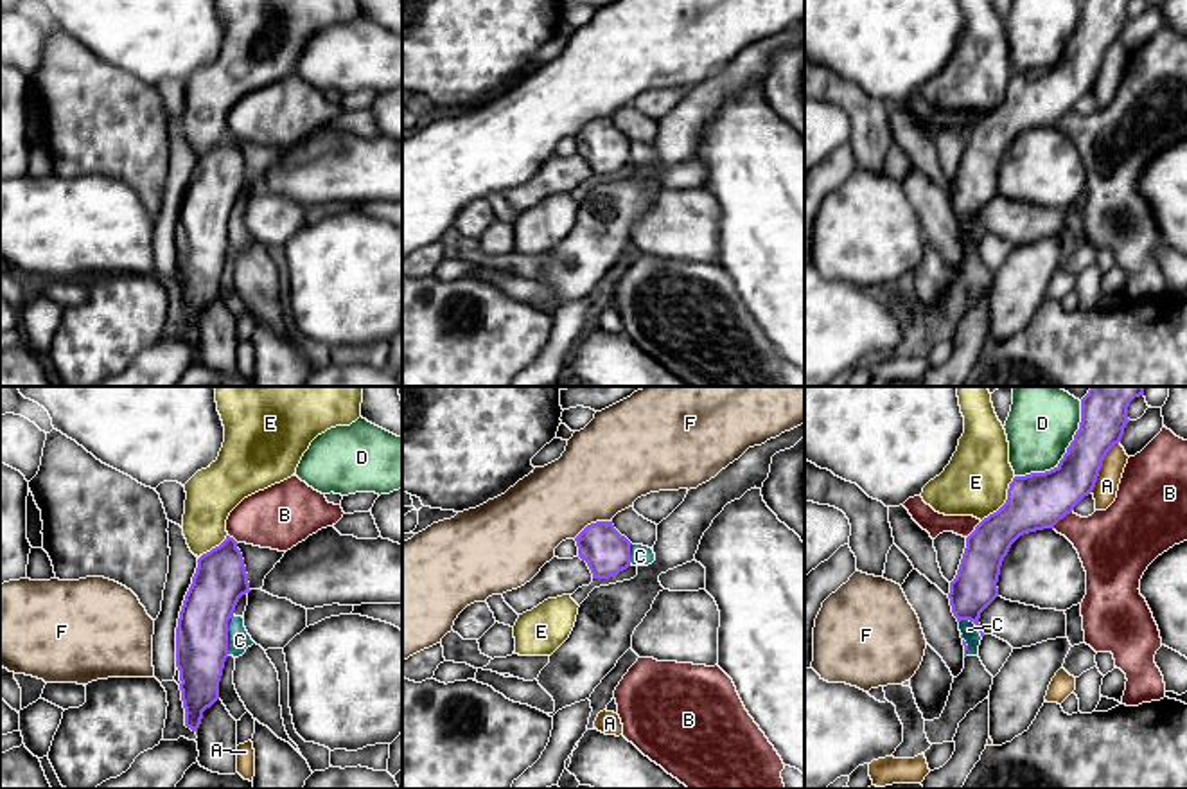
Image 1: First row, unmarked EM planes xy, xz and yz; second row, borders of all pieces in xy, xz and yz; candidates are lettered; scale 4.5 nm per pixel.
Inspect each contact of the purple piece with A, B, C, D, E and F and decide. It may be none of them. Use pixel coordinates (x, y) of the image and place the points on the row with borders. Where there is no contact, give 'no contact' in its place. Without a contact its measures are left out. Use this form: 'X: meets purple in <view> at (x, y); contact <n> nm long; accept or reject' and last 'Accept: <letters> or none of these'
A: meets purple in yz at (1101, 466); contact 260 nm long; reject
B: meets purple in yz at (1062, 518); contact 120 nm long; reject
C: meets purple in xy at (227, 635); contact 190 nm long; reject
D: meets purple in yz at (1065, 453); contact 460 nm long; reject
E: meets purple in yz at (1006, 502); contact 260 nm long; reject
F: meets purple in xz at (591, 523); contact 190 nm long; reject
Accept: none of these

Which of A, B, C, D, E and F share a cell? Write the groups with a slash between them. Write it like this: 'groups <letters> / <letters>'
groups A / B / C / D / E / F

